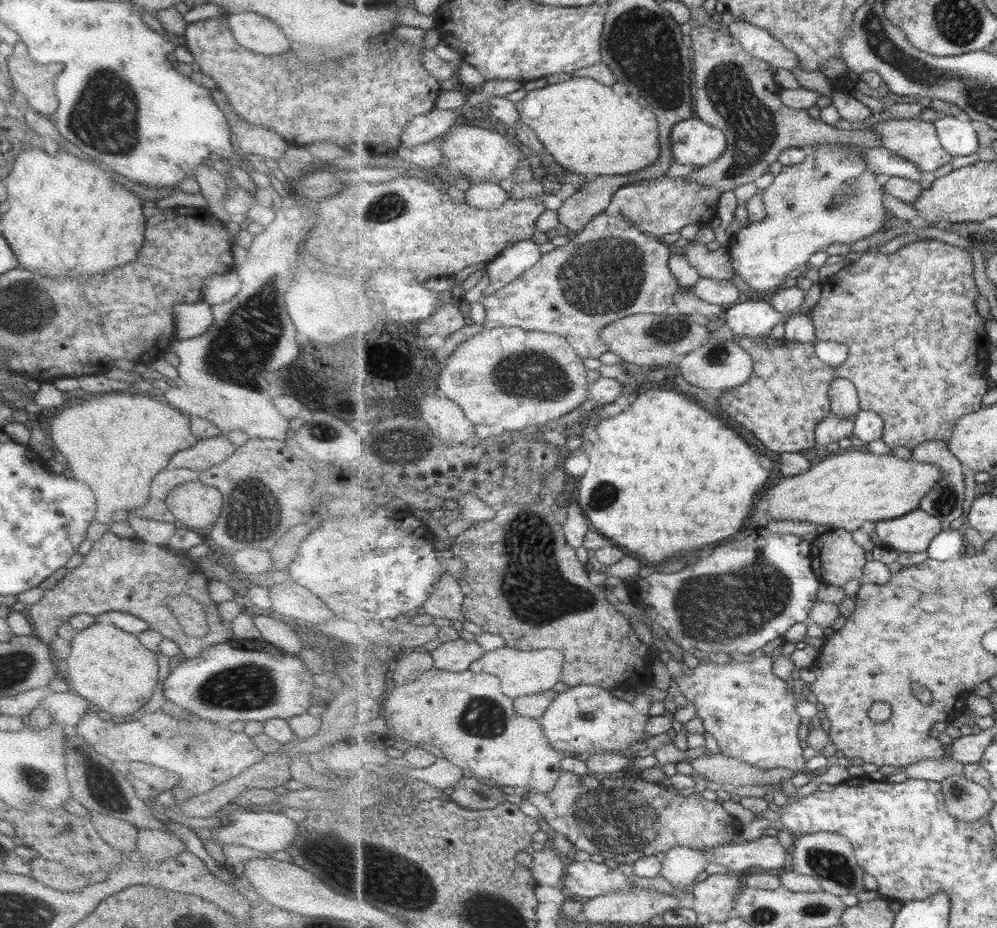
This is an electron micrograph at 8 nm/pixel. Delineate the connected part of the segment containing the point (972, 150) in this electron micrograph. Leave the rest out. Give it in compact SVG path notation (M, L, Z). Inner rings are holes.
M940 115L933 122L943 148L951 156L971 156L980 150L979 132L973 121Z

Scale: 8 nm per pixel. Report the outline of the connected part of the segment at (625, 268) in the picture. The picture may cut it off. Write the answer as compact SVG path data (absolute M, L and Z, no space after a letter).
M602 213L595 216L595 218L593 218L593 220L591 220L591 222L589 222L589 224L580 233L570 236L570 241L568 243L556 247L549 254L543 254L541 260L539 260L531 270L528 270L523 276L520 276L511 284L508 284L499 290L494 290L490 286L490 276L487 273L484 274L477 285L466 291L464 306L466 304L475 304L475 302L477 302L477 304L481 304L485 308L486 316L483 323L484 328L519 327L528 331L558 334L565 340L569 341L569 344L573 346L581 358L598 359L599 356L603 356L603 354L608 350L600 337L602 328L605 328L612 322L631 315L641 313L665 314L665 312L673 306L675 293L679 292L679 289L681 288L679 279L675 276L675 273L670 267L670 258L675 250L676 248L669 246L655 235L649 235L647 232L643 232L643 230L641 230L631 219L620 215L615 218L611 218L611 216L607 216L607 214Z

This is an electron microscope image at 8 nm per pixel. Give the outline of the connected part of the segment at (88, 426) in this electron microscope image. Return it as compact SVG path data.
M110 392L91 396L97 398L89 400L88 395L82 397L79 406L70 404L68 408L60 408L59 414L51 420L49 438L54 448L65 456L71 478L84 482L95 497L97 510L94 519L108 526L114 519L123 517L134 508L145 506L153 477L169 467L172 454L193 446L197 438L191 434L189 416L152 393L127 396Z

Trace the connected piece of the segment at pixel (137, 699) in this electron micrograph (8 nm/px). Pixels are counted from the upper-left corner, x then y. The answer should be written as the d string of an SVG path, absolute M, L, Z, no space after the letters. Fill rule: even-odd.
M91 624L77 631L70 640L70 653L64 658L67 663L68 676L66 679L69 691L87 700L91 707L101 715L122 716L131 718L137 716L137 708L145 710L150 707L151 694L157 684L157 659L155 653L145 648L136 635L123 632L111 624Z

